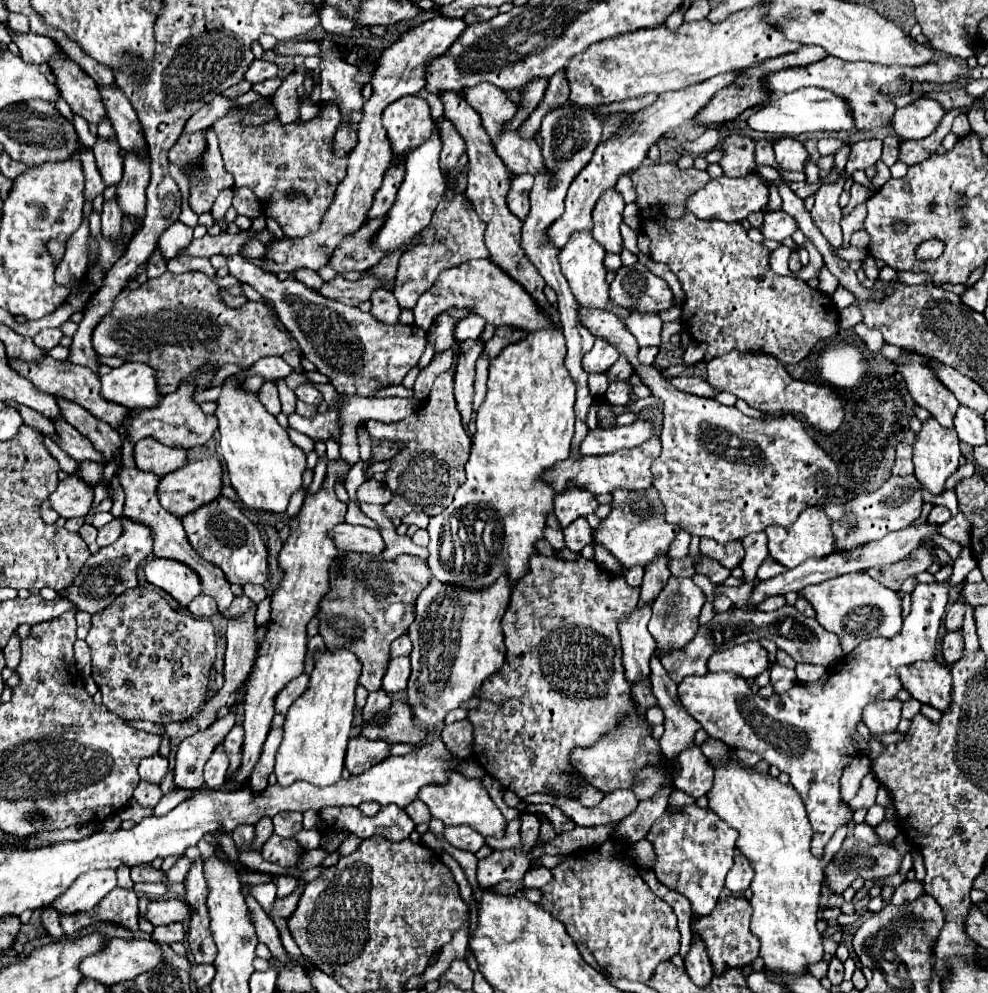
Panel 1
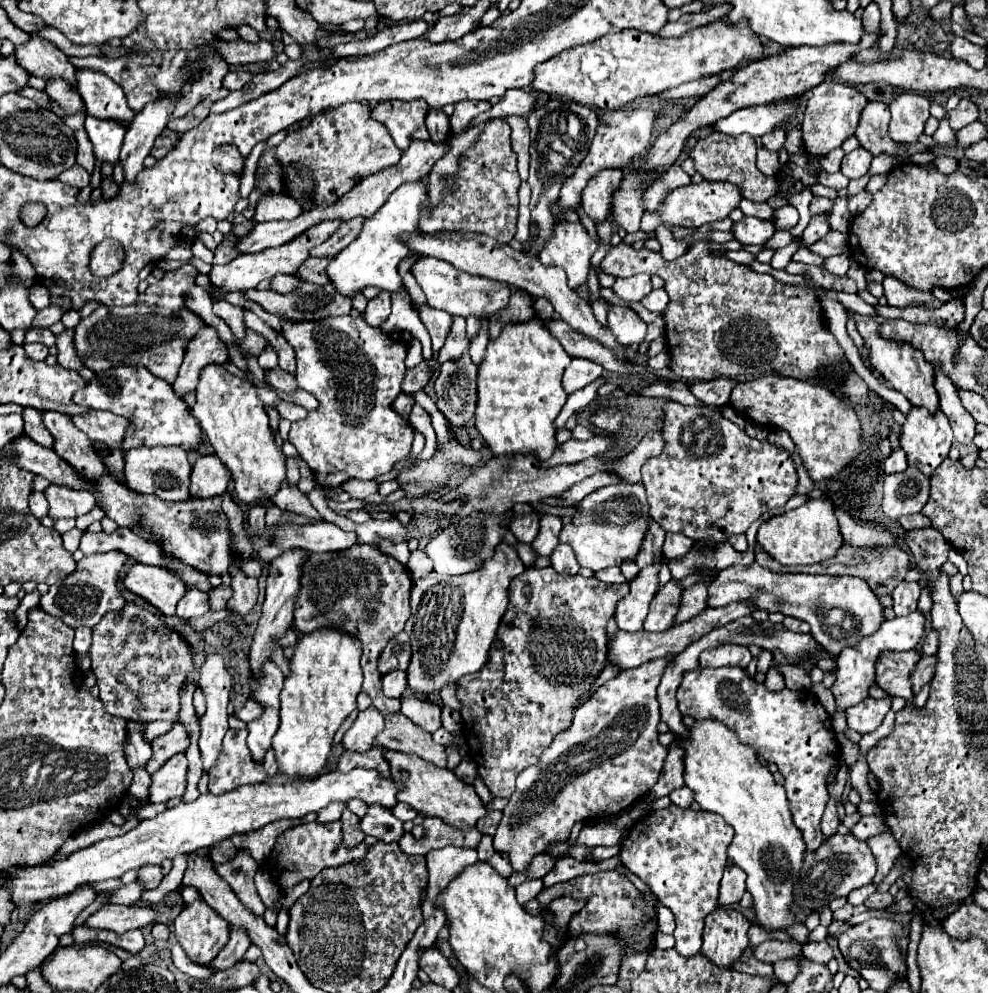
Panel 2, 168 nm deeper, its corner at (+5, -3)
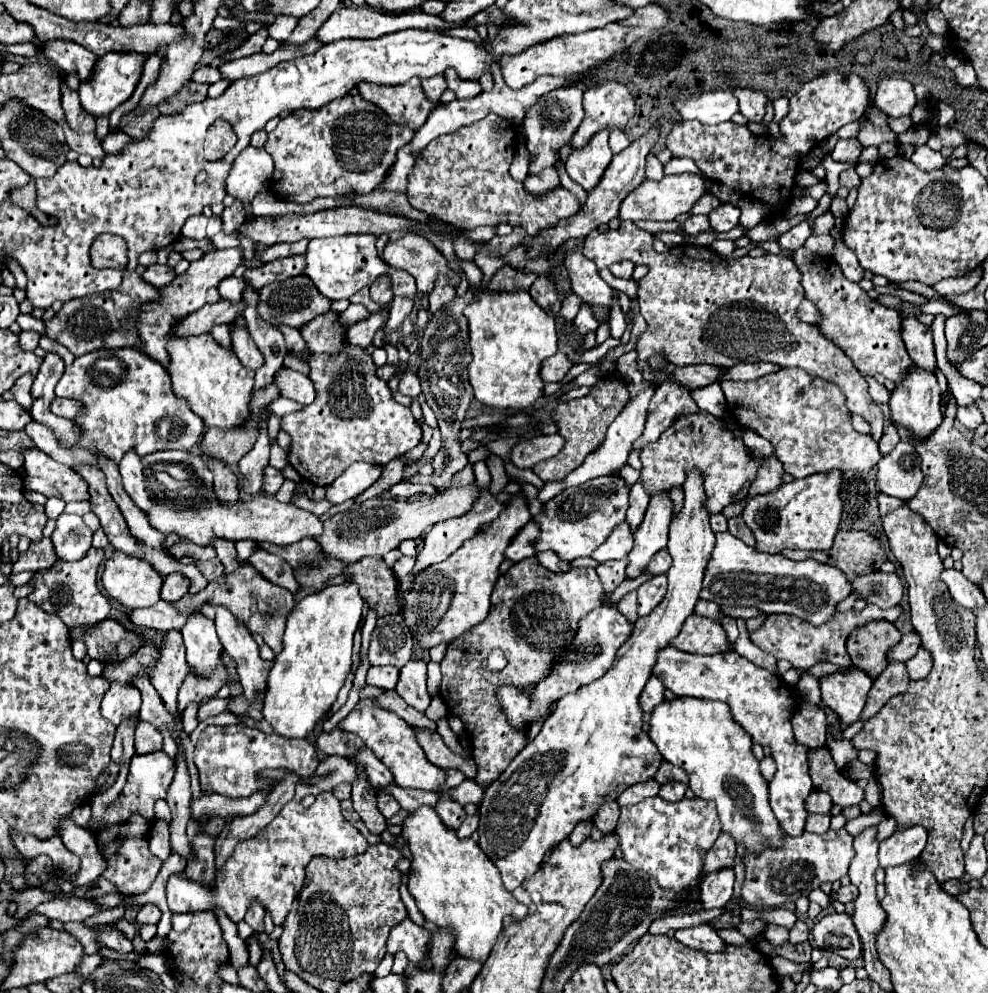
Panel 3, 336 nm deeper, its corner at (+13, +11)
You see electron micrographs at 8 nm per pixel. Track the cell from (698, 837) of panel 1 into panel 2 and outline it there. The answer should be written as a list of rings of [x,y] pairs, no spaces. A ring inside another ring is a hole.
[[[669,805],[663,811],[653,811],[649,813],[649,817],[639,819],[629,829],[627,839],[623,839],[623,845],[621,845],[623,865],[629,871],[633,871],[637,877],[641,877],[651,887],[651,891],[659,897],[659,901],[673,911],[675,923],[677,923],[677,929],[673,933],[675,951],[683,957],[693,957],[701,951],[703,921],[719,905],[719,881],[727,865],[727,847],[731,839],[733,839],[733,831],[721,815],[693,811],[693,809],[683,809],[683,815],[681,815],[681,807],[675,807],[675,805]]]

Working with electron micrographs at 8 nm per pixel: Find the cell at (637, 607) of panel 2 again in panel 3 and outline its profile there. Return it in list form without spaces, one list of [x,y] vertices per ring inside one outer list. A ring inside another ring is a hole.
[[[655,493],[655,497],[651,497],[649,501],[639,531],[635,531],[635,545],[629,553],[629,567],[627,567],[629,579],[641,575],[651,557],[667,547],[667,531],[671,519],[673,519],[673,501],[669,499],[669,495],[663,497],[663,493]]]

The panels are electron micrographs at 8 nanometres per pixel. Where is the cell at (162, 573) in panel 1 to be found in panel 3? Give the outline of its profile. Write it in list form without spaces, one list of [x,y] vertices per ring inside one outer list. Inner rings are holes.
[[[119,551],[105,561],[101,581],[111,599],[131,609],[151,607],[161,599],[159,591],[163,577],[151,565],[147,565],[147,561],[127,557]]]

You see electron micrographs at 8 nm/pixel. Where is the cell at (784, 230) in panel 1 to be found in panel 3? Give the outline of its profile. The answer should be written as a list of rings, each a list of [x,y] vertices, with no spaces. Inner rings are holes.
[[[721,203],[707,217],[713,231],[729,231],[739,225],[739,209],[735,209],[735,205],[731,203]]]

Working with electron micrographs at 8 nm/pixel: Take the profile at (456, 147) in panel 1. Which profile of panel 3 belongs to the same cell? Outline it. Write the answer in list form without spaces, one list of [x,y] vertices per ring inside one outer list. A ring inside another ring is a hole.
[[[431,77],[431,79],[423,81],[423,91],[425,91],[427,97],[431,97],[433,103],[439,103],[439,97],[445,89],[447,89],[445,77]]]

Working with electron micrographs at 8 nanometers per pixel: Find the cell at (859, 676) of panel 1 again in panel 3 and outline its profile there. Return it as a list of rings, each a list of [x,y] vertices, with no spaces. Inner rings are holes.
[[[667,647],[659,651],[653,675],[663,681],[667,689],[671,689],[677,697],[703,697],[703,699],[719,699],[731,707],[731,715],[737,725],[751,737],[753,743],[763,747],[771,747],[773,759],[777,763],[777,773],[769,783],[769,801],[771,809],[787,835],[803,833],[803,825],[807,819],[805,799],[813,791],[813,783],[809,777],[807,763],[807,747],[795,743],[791,717],[799,707],[783,679],[771,675],[767,669],[761,669],[741,657],[735,651],[717,653],[717,655],[693,655],[683,653],[675,647]]]

